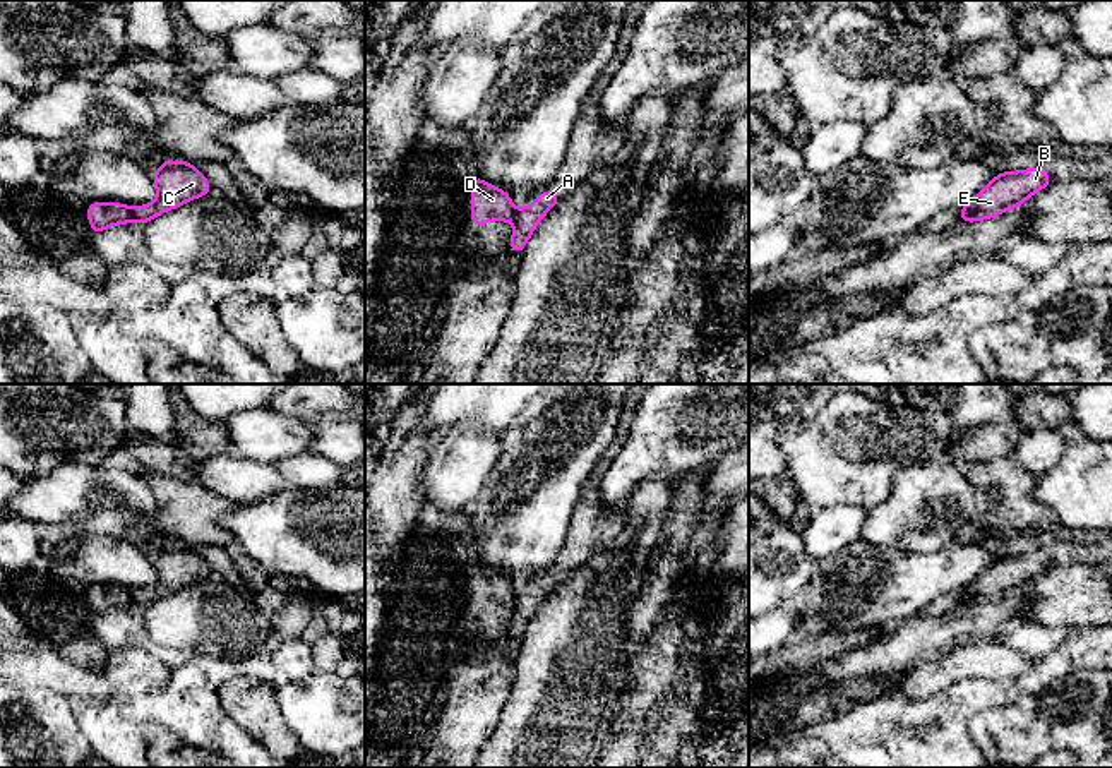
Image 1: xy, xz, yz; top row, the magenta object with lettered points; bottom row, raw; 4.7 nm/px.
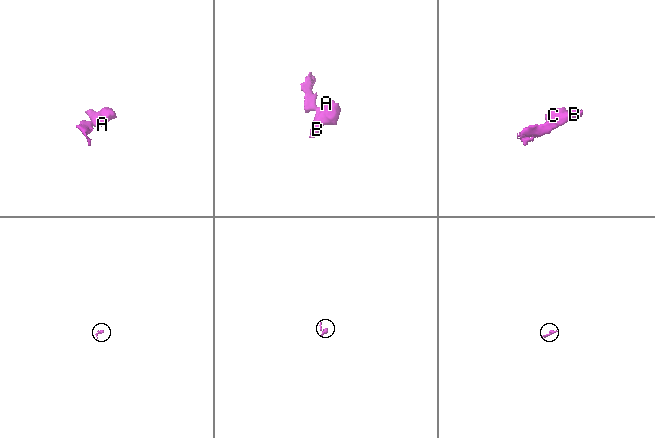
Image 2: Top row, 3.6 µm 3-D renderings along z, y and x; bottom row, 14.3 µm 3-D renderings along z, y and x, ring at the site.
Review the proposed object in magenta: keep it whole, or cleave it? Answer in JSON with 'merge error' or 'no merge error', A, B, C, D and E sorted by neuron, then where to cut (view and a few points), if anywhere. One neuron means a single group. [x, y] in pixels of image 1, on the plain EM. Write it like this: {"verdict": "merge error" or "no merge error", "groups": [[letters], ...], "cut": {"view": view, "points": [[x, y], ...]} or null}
{"verdict": "merge error", "groups": [["A", "B", "C", "E"], ["D"]], "cut": {"view": "xy", "points": [[131, 592], [134, 604]]}}

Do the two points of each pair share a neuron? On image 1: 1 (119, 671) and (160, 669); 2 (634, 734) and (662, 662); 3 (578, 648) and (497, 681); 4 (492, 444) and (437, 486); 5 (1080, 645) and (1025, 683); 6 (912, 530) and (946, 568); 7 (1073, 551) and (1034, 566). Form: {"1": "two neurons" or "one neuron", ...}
{"1": "one neuron", "2": "two neurons", "3": "two neurons", "4": "one neuron", "5": "one neuron", "6": "two neurons", "7": "one neuron"}

